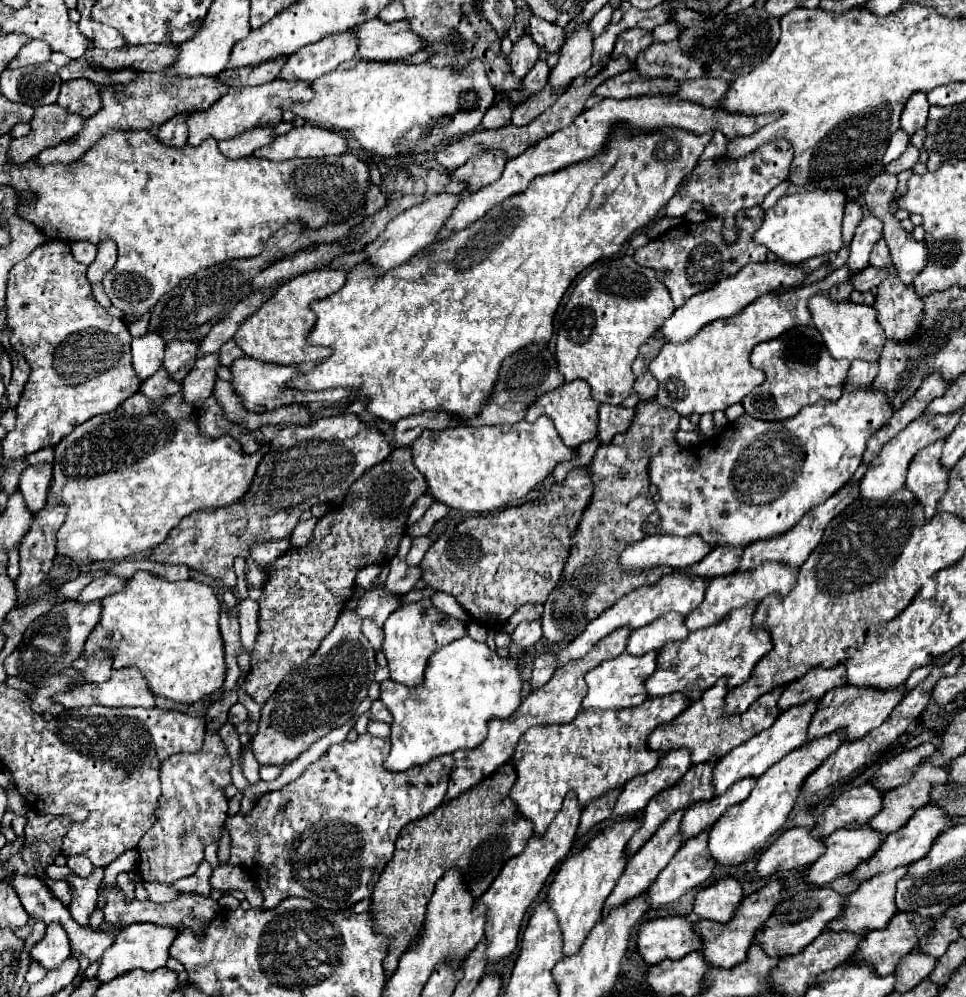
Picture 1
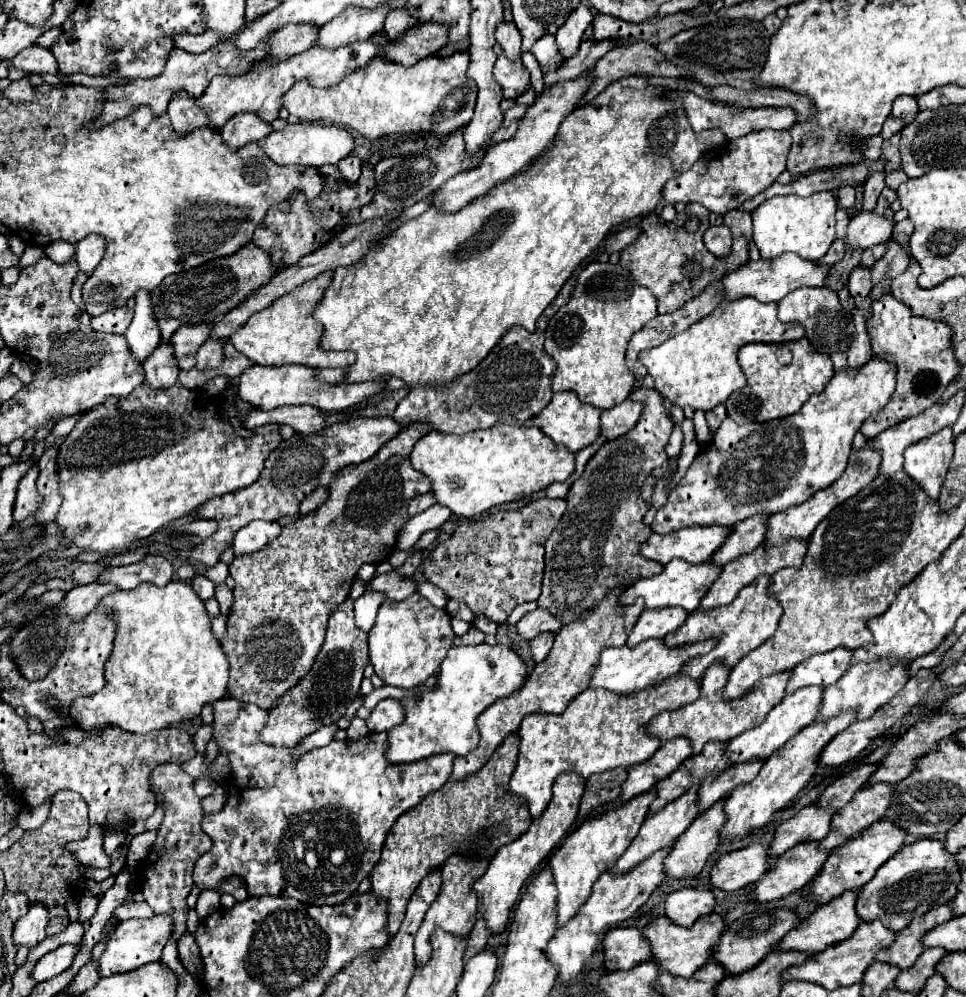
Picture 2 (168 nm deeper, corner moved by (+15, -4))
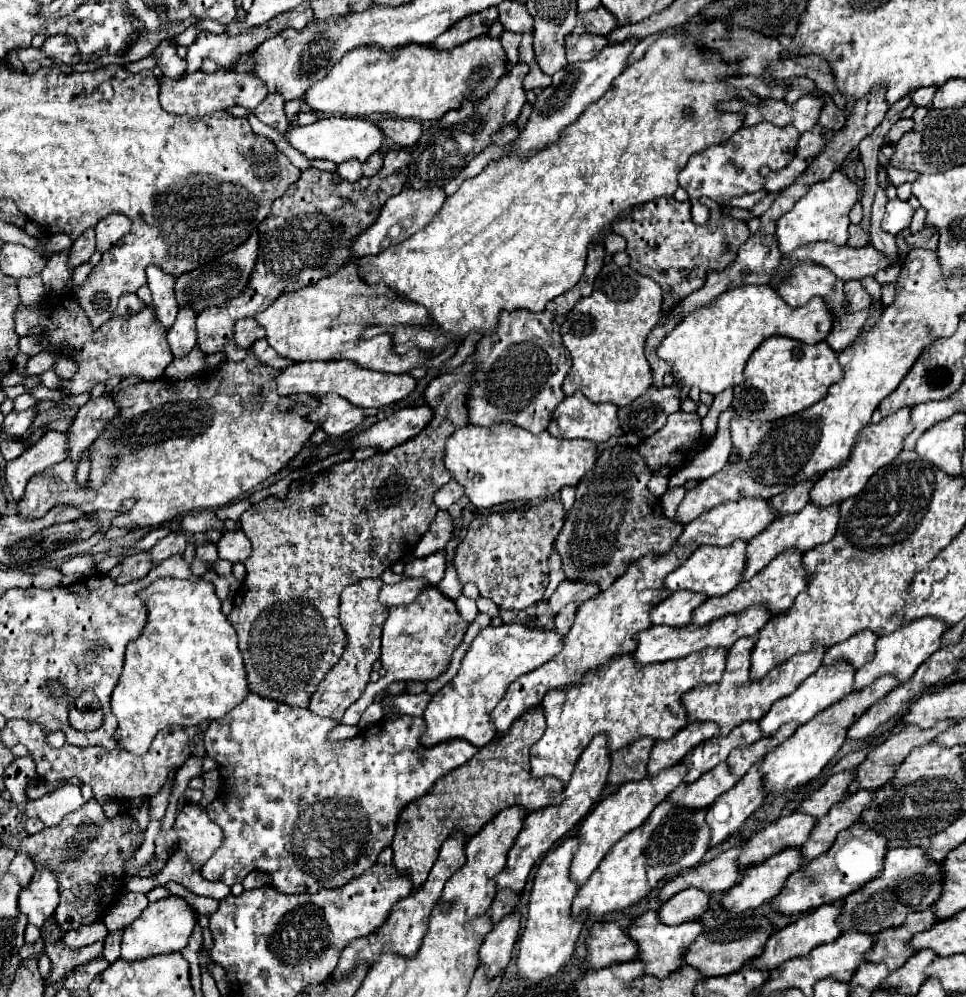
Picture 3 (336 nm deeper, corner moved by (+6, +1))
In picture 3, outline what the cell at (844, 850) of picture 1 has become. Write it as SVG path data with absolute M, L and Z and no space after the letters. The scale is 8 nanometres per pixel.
M784 849L778 855L766 859L762 863L758 863L758 865L748 867L744 871L744 875L742 875L742 881L736 883L734 887L730 887L728 893L726 891L722 893L722 899L720 899L722 907L726 907L732 913L742 913L746 909L756 909L762 903L768 903L772 897L776 897L780 893L780 889L784 887L788 875L794 873L796 869L800 869L802 863L804 863L804 859L802 859L802 855L800 855L798 849Z

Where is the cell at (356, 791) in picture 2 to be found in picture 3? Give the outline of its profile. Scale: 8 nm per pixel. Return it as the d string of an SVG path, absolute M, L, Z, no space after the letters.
M250 693L240 705L236 705L228 715L224 715L218 721L210 723L210 729L204 733L204 745L206 745L206 755L212 757L216 761L216 767L220 771L222 777L222 791L220 795L206 807L208 817L220 825L220 829L224 831L224 839L222 839L222 847L218 847L214 851L214 855L208 859L206 865L202 865L202 877L208 881L222 881L226 885L234 885L238 881L242 881L250 871L264 871L272 877L272 885L280 891L280 893L316 893L320 889L336 889L346 885L348 881L352 881L354 877L362 875L368 867L372 867L378 859L378 853L388 847L394 839L394 827L396 827L396 819L398 813L404 805L408 805L410 801L418 799L420 795L424 795L436 779L440 779L442 775L450 773L452 769L464 765L478 749L468 743L466 739L450 739L444 743L438 743L434 747L424 747L422 745L422 731L426 729L424 719L422 717L410 717L410 715L402 715L392 707L384 707L384 715L388 715L388 719L382 719L380 723L372 725L370 729L366 729L366 733L356 735L354 739L346 739L346 741L338 741L338 743L328 743L326 735L328 731L336 725L330 719L318 717L308 709L300 709L300 707L288 707L286 703L278 703L260 695Z

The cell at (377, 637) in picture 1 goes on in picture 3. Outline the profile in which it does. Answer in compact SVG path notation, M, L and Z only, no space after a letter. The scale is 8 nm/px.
M402 579L396 585L384 585L380 591L380 603L386 607L412 603L426 587L430 587L426 579Z

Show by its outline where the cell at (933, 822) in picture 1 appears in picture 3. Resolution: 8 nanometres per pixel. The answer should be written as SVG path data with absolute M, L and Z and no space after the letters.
M858 821L836 837L830 851L812 861L806 861L806 867L802 867L802 871L794 871L794 875L790 875L790 879L786 881L786 887L782 887L780 895L774 897L770 905L776 913L788 917L818 909L818 905L836 903L880 875L886 851L886 839Z

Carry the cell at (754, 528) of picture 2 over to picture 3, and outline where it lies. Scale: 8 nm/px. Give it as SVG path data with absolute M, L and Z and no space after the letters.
M800 483L798 487L790 487L790 491L776 495L772 499L772 505L774 505L774 509L780 511L780 517L790 515L790 513L798 513L810 501L808 493L810 493L812 485L814 483Z

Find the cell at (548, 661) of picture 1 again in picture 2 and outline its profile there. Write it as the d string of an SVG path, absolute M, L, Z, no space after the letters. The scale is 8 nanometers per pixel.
M545 632L537 638L531 640L531 658L533 662L543 662L547 658L547 654L551 652L551 644L553 644L553 634L551 632Z

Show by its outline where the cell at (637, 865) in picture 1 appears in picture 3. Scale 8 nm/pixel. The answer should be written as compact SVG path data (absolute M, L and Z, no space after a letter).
M722 763L722 767L714 767L714 771L708 771L706 775L702 775L702 779L694 783L680 783L680 787L676 787L668 797L674 805L708 807L716 801L718 795L732 789L736 783L738 779L734 779L730 767Z

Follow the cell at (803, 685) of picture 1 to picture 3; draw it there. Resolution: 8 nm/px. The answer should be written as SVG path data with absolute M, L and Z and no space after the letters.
M860 631L858 635L846 639L846 643L836 643L826 651L824 665L832 665L836 661L848 661L854 667L862 667L862 663L868 663L874 659L874 643L878 635L872 631Z

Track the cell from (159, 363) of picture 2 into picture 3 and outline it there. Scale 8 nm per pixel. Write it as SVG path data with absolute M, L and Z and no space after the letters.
M182 307L174 325L168 329L168 343L174 357L184 357L196 345L196 313L192 307Z

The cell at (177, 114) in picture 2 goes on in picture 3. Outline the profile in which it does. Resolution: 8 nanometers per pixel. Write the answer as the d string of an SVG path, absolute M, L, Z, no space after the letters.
M216 71L216 73L190 73L180 79L160 79L160 105L164 111L174 115L188 115L192 119L210 115L220 109L228 109L232 105L242 105L246 109L258 107L258 103L264 101L268 95L266 85L262 85L262 79L258 75L250 73L236 73L236 71Z

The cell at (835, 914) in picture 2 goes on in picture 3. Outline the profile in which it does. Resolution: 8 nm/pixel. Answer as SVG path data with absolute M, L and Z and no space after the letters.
M822 905L822 907L818 907L816 911L806 913L806 915L802 915L798 921L786 925L784 929L774 931L774 935L770 935L770 939L766 941L766 947L764 947L762 955L758 955L758 959L752 959L748 965L750 965L750 967L764 967L764 969L772 971L772 969L780 967L784 961L792 959L792 957L808 955L814 947L818 947L818 945L822 945L822 943L834 941L834 939L840 935L840 927L838 927L838 923L836 923L838 911L840 911L840 905Z

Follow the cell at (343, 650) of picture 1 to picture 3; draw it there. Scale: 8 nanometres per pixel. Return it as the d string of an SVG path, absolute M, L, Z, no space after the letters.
M362 579L344 589L340 599L340 623L346 633L346 647L342 659L330 669L324 681L318 685L310 699L310 711L340 721L344 711L364 693L364 687L370 681L372 663L380 657L380 633L388 615L388 607L378 603L378 591L382 589L380 579Z

